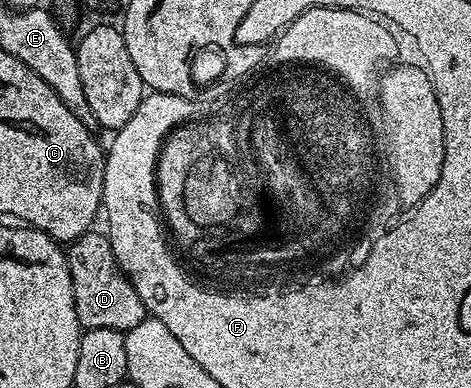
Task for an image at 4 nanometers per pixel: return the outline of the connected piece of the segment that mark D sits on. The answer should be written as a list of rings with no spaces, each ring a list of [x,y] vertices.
[[[96,232],[82,234],[66,249],[80,324],[84,329],[110,327],[121,331],[138,327],[138,323],[142,323],[146,316],[142,299],[138,299],[138,291],[134,291],[132,282],[120,270],[120,264],[114,259],[114,251],[107,236],[103,232]]]

